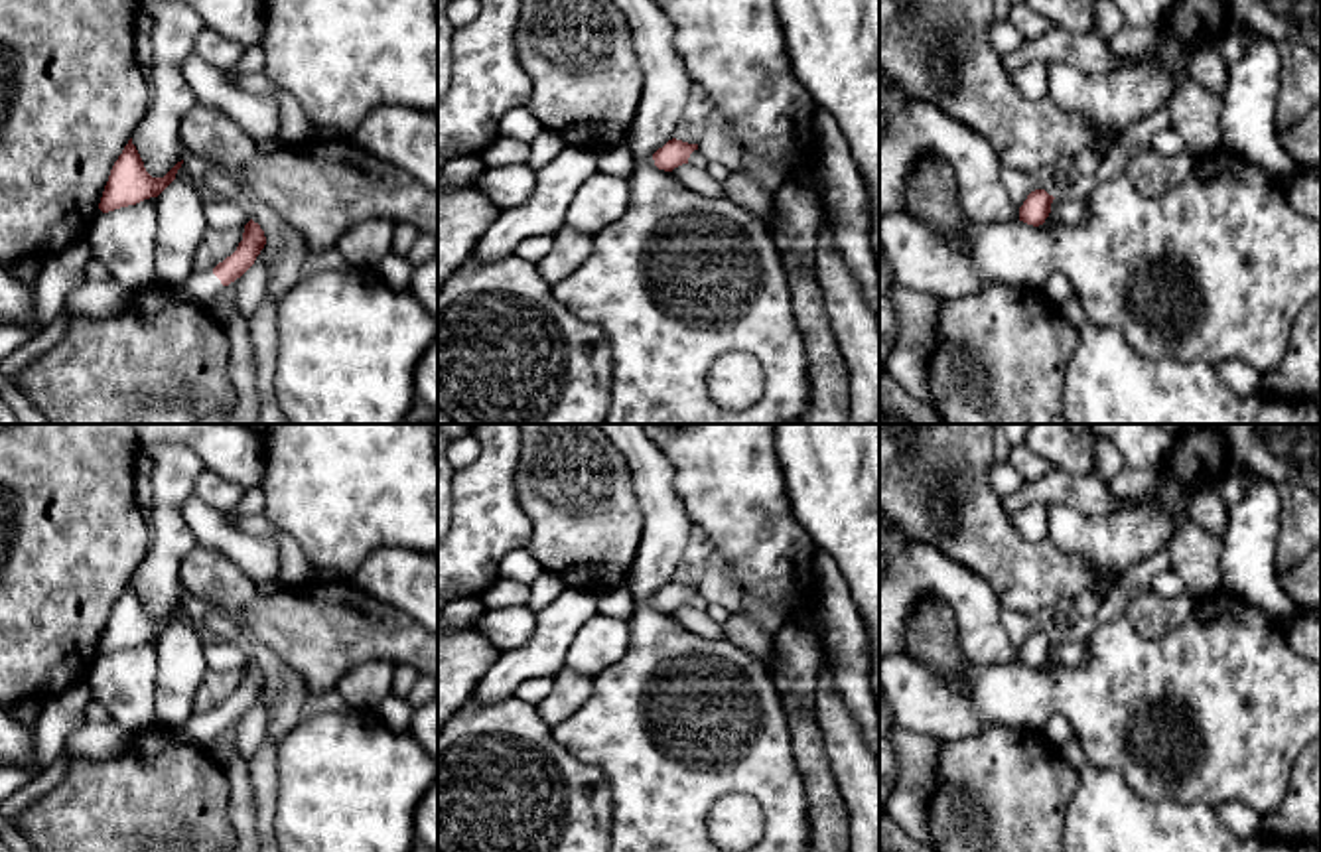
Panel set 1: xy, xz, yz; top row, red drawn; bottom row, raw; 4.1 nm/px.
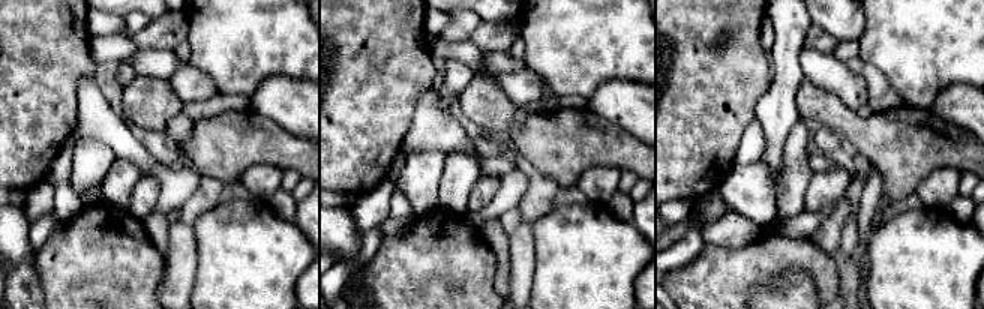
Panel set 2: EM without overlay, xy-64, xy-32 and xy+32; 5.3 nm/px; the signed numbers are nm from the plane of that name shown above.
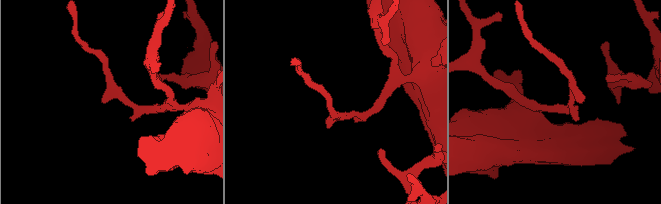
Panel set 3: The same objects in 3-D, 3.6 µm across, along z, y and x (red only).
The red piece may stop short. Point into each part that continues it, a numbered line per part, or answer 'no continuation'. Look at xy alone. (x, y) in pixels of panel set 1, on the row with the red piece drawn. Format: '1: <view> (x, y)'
1: xy (200, 288)

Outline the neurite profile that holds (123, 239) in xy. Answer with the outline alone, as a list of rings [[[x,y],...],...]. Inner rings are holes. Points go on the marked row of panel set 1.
[[[158,199],[99,213],[85,241],[91,258],[101,260],[110,278],[128,292],[140,292],[156,278],[154,241],[158,237]]]

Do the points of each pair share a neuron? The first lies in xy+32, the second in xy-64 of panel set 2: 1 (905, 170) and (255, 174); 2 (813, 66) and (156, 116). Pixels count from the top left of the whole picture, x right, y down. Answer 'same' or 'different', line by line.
1: different
2: different

